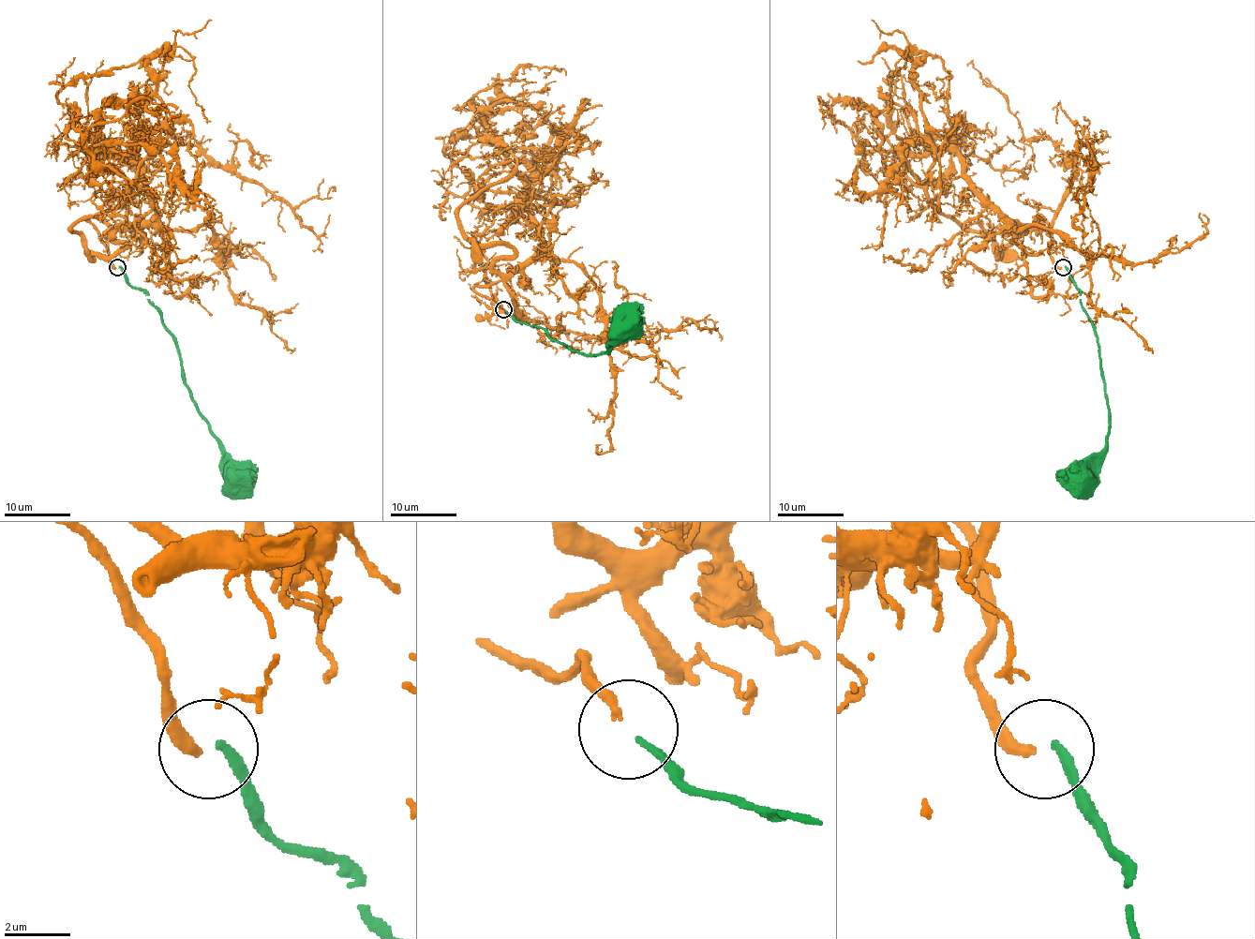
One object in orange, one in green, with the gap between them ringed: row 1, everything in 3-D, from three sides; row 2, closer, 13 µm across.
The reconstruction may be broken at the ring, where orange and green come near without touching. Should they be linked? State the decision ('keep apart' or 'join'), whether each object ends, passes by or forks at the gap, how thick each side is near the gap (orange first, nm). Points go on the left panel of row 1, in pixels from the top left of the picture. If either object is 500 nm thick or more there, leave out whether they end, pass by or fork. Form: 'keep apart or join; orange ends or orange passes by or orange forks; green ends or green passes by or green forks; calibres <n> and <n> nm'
join; orange ends; green ends; calibres 280 and 240 nm

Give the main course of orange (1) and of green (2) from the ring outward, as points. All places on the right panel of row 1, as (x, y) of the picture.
1: (1062, 268), (1042, 218), (1017, 227), (965, 173), (940, 59), (905, 53), (892, 81)
2: (1065, 268), (1077, 286), (1080, 305), (1098, 341), (1108, 409), (1108, 442), (1086, 460), (1080, 477)

